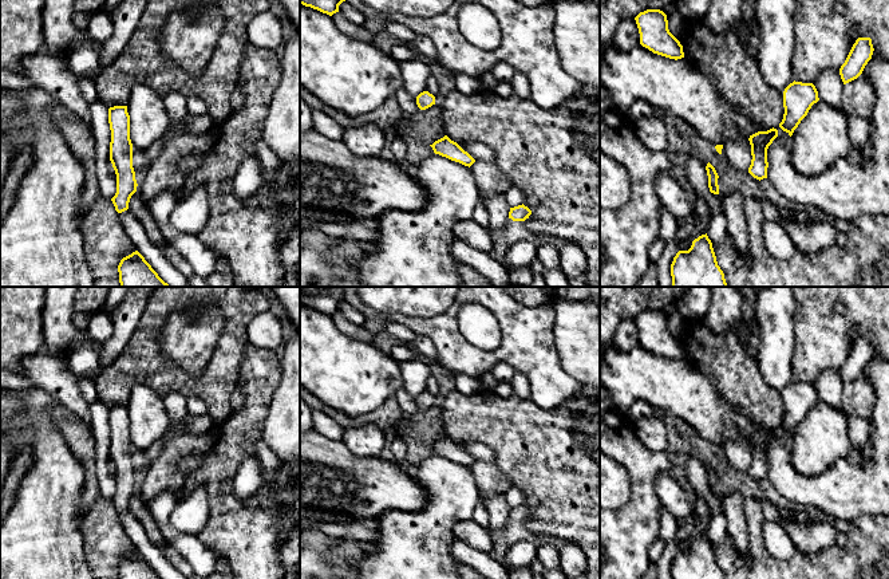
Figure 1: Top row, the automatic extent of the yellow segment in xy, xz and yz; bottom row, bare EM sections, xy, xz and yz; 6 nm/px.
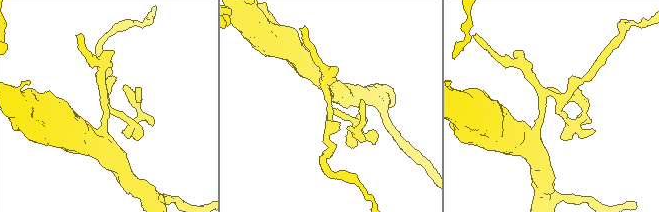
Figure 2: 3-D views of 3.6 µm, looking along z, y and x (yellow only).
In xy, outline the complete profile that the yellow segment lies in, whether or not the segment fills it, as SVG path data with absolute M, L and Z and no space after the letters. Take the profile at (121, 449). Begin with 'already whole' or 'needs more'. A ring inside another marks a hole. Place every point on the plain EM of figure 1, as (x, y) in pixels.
already whole; M127 406L108 409L111 430L110 461L116 474L116 493L111 499L115 511L129 509L131 496L137 492L135 472L133 468L133 444L130 440L130 415Z

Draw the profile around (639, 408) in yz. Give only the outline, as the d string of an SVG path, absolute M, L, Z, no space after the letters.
M637 399L631 405L628 417L632 421L636 421L644 415L652 415L653 411L655 411L655 409L649 403L647 403L645 401Z

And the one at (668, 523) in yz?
M664 508L660 515L659 537L664 543L673 540L676 537L677 527L677 519Z

